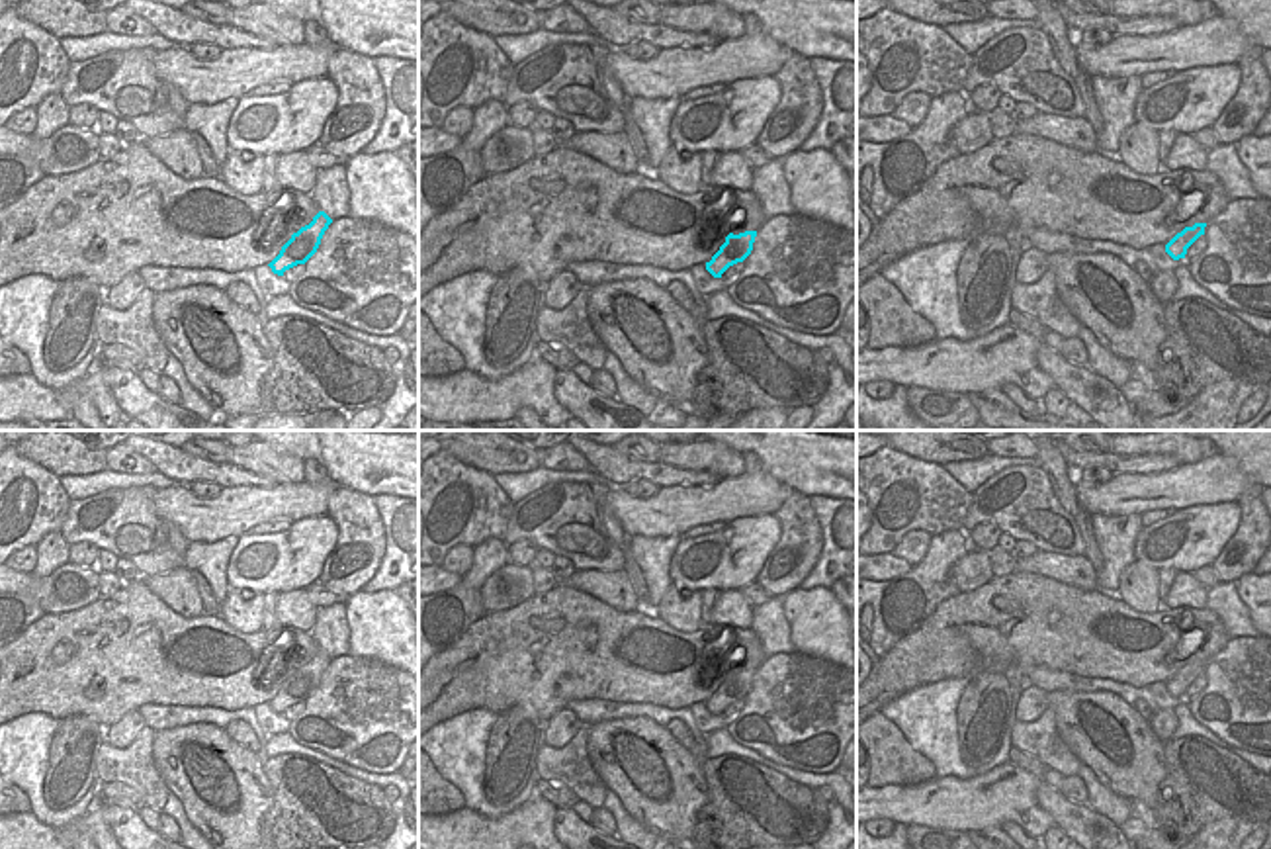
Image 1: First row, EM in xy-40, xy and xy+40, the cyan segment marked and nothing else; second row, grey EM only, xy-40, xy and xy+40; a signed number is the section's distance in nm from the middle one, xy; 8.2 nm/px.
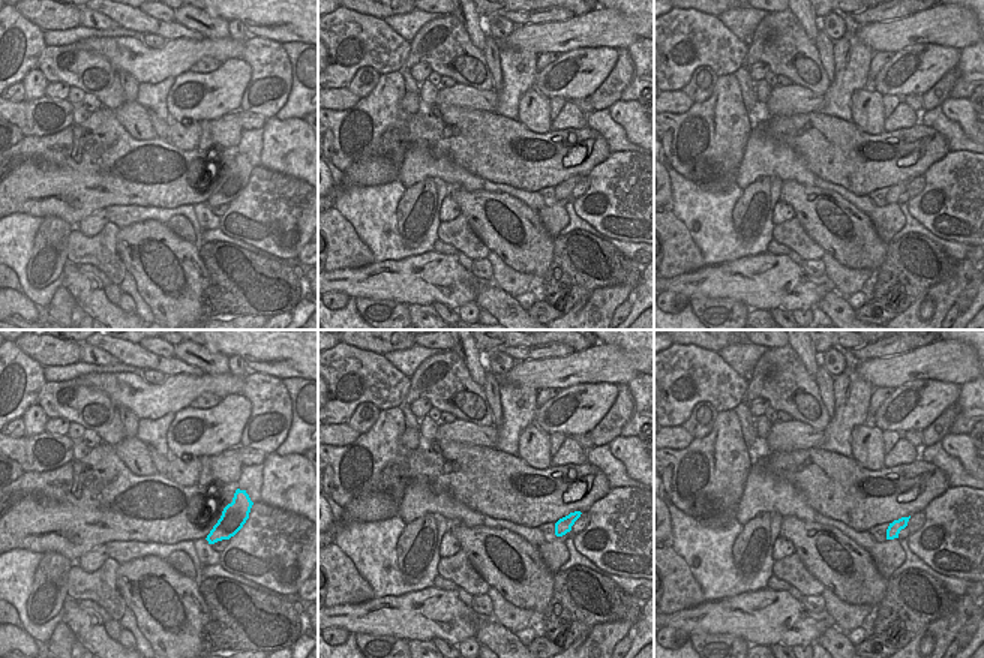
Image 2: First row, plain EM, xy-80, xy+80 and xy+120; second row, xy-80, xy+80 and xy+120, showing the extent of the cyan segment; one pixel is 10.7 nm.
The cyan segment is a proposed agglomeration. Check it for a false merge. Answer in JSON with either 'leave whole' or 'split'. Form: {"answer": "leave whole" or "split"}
{"answer": "leave whole"}

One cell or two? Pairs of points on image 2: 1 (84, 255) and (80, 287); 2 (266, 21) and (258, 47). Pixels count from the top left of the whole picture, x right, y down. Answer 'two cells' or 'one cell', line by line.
1: two cells
2: two cells

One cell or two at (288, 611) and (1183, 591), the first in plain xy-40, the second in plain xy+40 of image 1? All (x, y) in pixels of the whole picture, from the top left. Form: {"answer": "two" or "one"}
{"answer": "one"}

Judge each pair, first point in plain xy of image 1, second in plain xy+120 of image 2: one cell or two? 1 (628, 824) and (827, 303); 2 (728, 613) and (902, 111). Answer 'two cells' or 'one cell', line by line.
1: one cell
2: one cell

